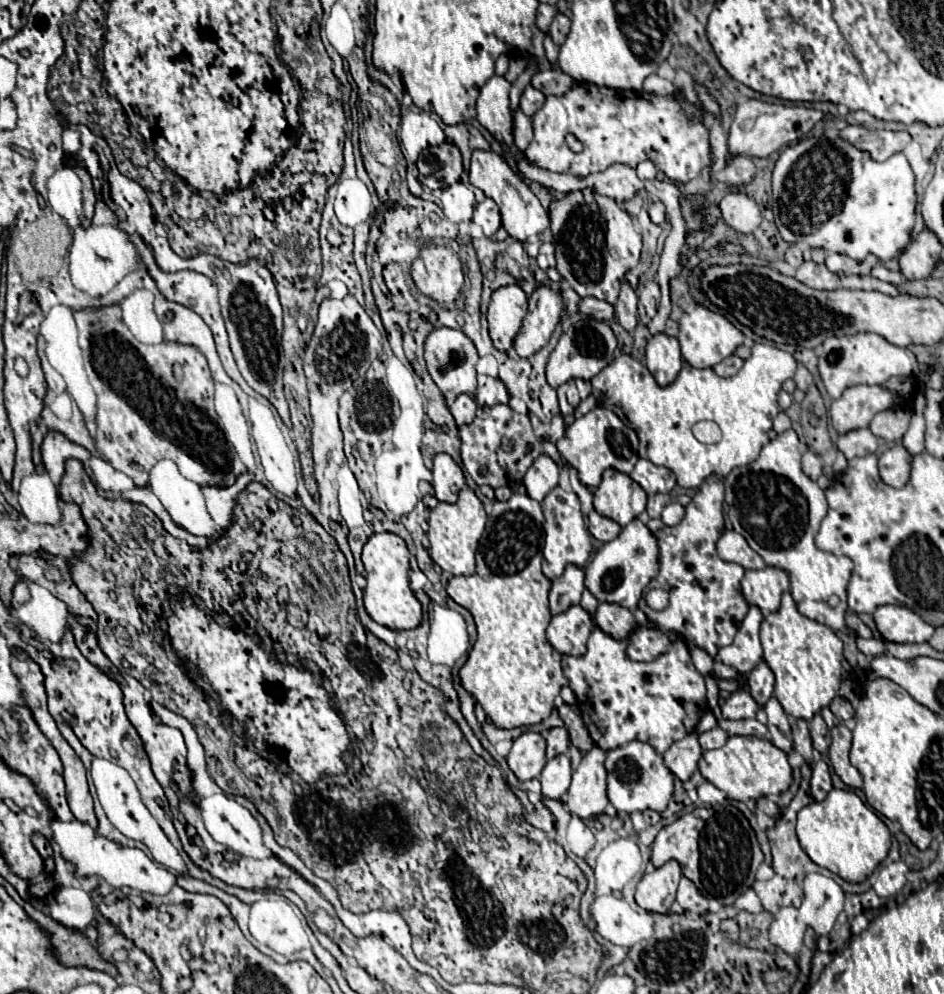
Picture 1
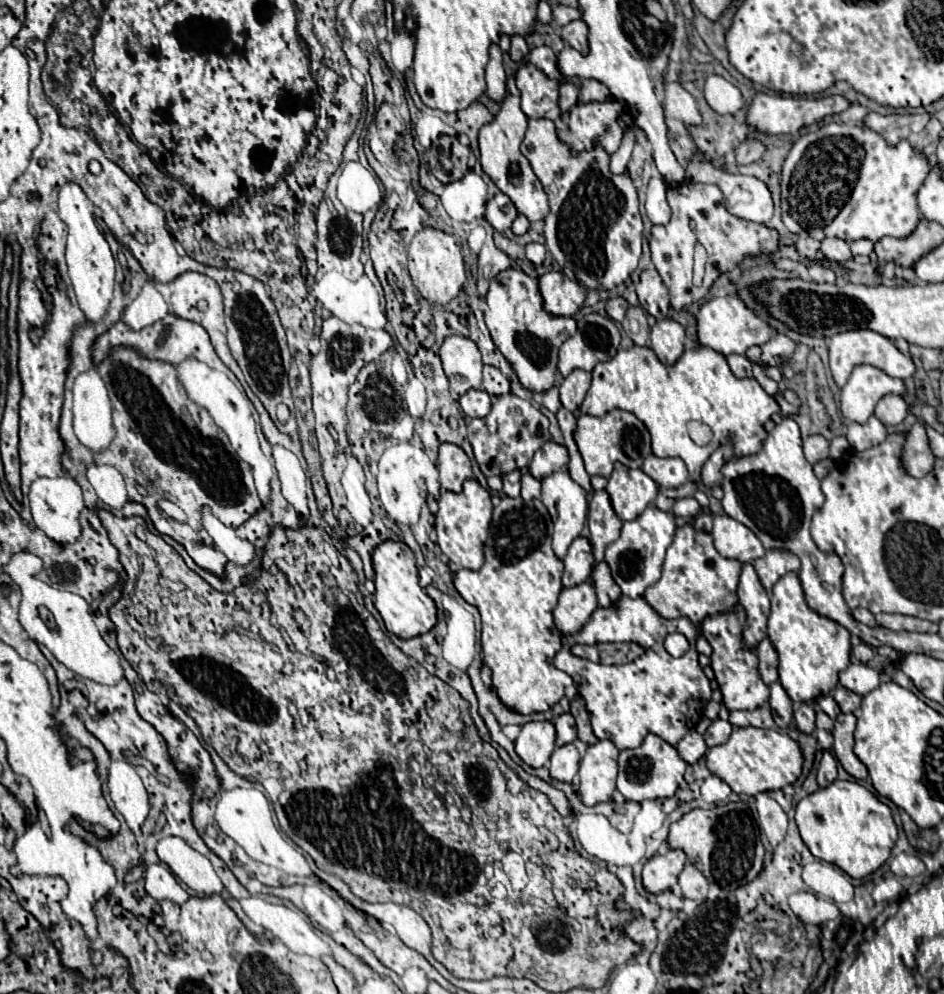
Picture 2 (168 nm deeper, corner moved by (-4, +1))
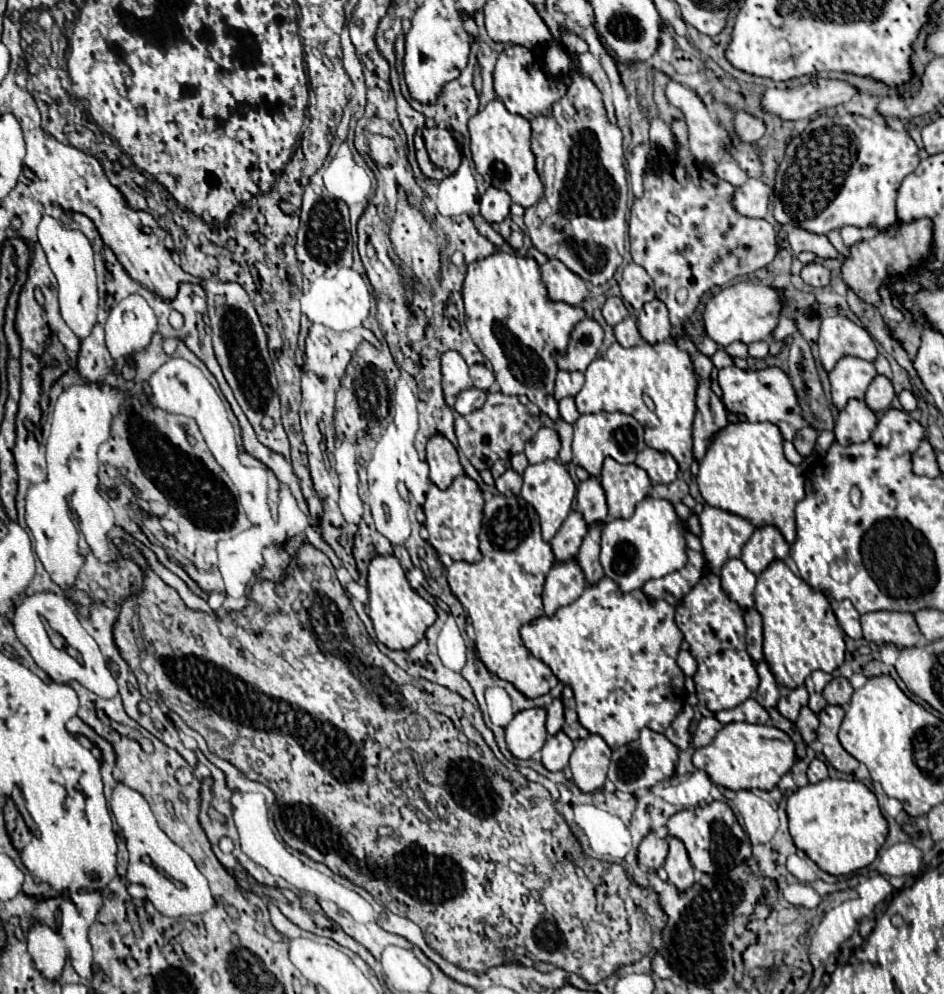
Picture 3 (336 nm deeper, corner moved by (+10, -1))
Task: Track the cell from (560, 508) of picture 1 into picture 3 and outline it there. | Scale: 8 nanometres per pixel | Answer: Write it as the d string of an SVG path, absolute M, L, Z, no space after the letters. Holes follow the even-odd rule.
M554 459L542 461L538 465L528 465L528 469L524 471L522 477L524 477L522 497L536 509L536 513L540 517L540 525L542 525L542 539L546 543L550 543L550 539L556 535L556 531L560 529L560 525L568 517L568 513L572 511L572 501L576 497L576 485L570 479L566 467Z

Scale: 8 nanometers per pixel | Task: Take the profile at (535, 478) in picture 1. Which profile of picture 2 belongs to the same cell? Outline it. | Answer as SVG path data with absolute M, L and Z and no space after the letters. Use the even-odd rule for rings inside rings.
M546 441L536 453L530 463L530 473L536 479L542 479L550 475L550 471L560 471L562 467L568 467L568 449L560 443Z

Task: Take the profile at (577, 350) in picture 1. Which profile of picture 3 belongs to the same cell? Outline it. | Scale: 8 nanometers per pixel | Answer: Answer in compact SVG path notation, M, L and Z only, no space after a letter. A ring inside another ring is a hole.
M594 319L578 321L570 333L566 351L554 353L558 369L584 371L598 357L602 339L604 339L604 329Z

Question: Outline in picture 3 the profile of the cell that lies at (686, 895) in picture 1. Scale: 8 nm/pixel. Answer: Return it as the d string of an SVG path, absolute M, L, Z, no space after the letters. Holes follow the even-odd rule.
M668 837L668 843L670 843L670 853L664 863L664 869L668 873L668 883L672 883L678 891L688 891L696 879L688 853L678 839Z

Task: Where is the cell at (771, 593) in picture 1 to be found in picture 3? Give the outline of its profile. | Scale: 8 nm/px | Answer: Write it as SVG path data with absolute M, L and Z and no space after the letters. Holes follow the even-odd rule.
M776 527L756 529L742 549L742 563L748 571L760 575L774 559L784 561L790 555L790 545Z

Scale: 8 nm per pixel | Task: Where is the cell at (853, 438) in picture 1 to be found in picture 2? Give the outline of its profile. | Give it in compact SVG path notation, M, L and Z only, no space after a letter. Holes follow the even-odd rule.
M872 415L866 423L850 423L846 439L852 449L864 451L864 449L870 449L870 447L882 443L886 439L886 435L888 435L888 431L882 425L882 421L876 415Z

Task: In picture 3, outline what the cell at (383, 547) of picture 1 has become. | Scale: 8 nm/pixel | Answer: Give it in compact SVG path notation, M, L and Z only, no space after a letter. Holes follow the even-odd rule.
M376 555L368 565L368 615L374 623L374 631L380 643L390 649L410 649L436 621L434 607L424 601L408 583L400 561L394 555Z

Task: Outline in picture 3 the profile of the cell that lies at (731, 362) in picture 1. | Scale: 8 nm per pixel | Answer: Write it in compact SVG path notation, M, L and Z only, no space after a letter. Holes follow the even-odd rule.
M724 367L718 371L718 385L722 387L722 403L726 409L746 415L748 421L770 421L778 425L786 441L792 441L796 431L800 431L806 423L802 419L794 387L782 369L742 371L738 367Z

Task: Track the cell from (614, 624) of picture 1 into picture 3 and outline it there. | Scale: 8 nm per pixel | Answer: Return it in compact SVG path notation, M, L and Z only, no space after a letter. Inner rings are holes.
M592 525L588 529L588 535L584 537L584 543L582 543L580 553L576 557L576 563L584 571L586 585L596 585L596 581L600 581L604 577L602 565L598 561L598 553L600 553L600 527L602 525Z

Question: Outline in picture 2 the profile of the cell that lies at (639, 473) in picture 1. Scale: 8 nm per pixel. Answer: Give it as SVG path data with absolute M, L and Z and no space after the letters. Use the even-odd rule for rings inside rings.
M648 455L642 471L648 473L660 487L680 487L688 481L688 469L680 457L656 457Z

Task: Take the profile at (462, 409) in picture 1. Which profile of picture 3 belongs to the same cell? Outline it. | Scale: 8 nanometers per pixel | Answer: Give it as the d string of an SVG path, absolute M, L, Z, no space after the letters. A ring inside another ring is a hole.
M466 389L464 393L460 393L456 397L456 403L454 403L454 409L460 413L460 415L468 415L476 409L480 409L486 401L486 393L480 391L480 389Z

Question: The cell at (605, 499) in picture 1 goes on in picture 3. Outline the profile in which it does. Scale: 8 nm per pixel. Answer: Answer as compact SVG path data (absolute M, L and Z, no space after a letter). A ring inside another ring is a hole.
M606 459L600 483L608 503L608 515L612 519L628 519L634 513L636 503L640 503L650 493L650 477L644 469L636 465L620 465L614 459Z

